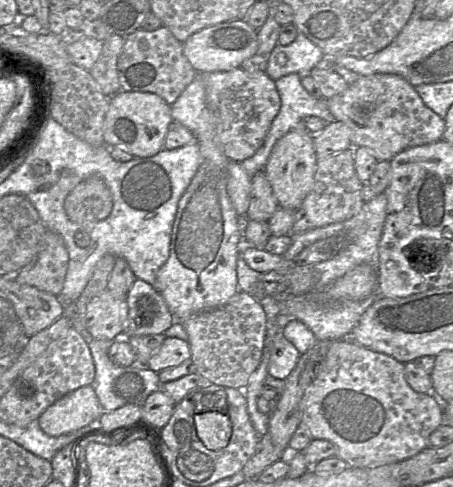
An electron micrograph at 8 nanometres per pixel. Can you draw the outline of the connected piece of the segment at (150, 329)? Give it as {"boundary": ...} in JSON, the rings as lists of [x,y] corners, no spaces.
{"boundary":[[[135,280],[126,300],[128,318],[122,335],[125,339],[163,334],[175,321],[160,292],[143,280]]]}

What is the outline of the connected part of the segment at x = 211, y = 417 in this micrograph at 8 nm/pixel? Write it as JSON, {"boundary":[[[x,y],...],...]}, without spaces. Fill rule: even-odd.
{"boundary":[[[210,411],[194,414],[196,433],[204,446],[212,451],[226,447],[232,435],[232,423],[226,414]]]}

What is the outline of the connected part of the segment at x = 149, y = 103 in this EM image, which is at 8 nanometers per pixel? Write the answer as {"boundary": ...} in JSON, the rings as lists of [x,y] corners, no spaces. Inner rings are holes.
{"boundary":[[[122,91],[109,98],[103,125],[103,136],[108,147],[118,147],[133,157],[152,157],[164,148],[168,126],[172,121],[171,105],[160,96],[136,91]]]}

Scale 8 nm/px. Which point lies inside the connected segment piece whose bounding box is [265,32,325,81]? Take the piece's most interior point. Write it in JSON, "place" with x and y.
{"place":[301,56]}

